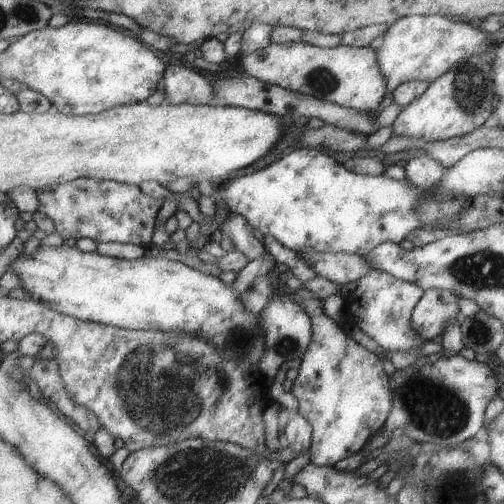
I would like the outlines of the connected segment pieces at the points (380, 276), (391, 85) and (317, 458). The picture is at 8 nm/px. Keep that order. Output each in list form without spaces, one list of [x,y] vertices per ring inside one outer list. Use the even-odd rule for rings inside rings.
[[[372,270],[358,280],[358,286],[353,291],[356,300],[360,303],[358,313],[350,317],[354,323],[353,326],[360,328],[362,332],[373,338],[382,350],[417,349],[426,340],[412,330],[410,320],[412,320],[412,312],[424,291],[421,286],[396,278],[386,271]]]
[[[412,15],[400,18],[392,26],[387,27],[382,46],[376,49],[380,70],[388,84],[380,108],[368,111],[368,114],[378,117],[386,106],[393,103],[394,89],[400,84],[406,81],[434,82],[459,60],[476,55],[484,56],[491,45],[493,46],[491,48],[494,48],[496,43],[490,34],[484,34],[480,26],[476,28],[470,22],[462,22],[462,19],[441,15]]]
[[[320,299],[304,300],[300,306],[311,317],[313,335],[312,342],[308,344],[308,348],[304,352],[298,376],[293,381],[291,397],[297,411],[306,417],[312,426],[310,463],[314,466],[334,466],[339,460],[361,451],[366,443],[384,429],[388,414],[392,410],[390,377],[384,371],[382,360],[378,356],[348,337],[342,329],[342,325],[338,325],[335,320],[324,314]]]

